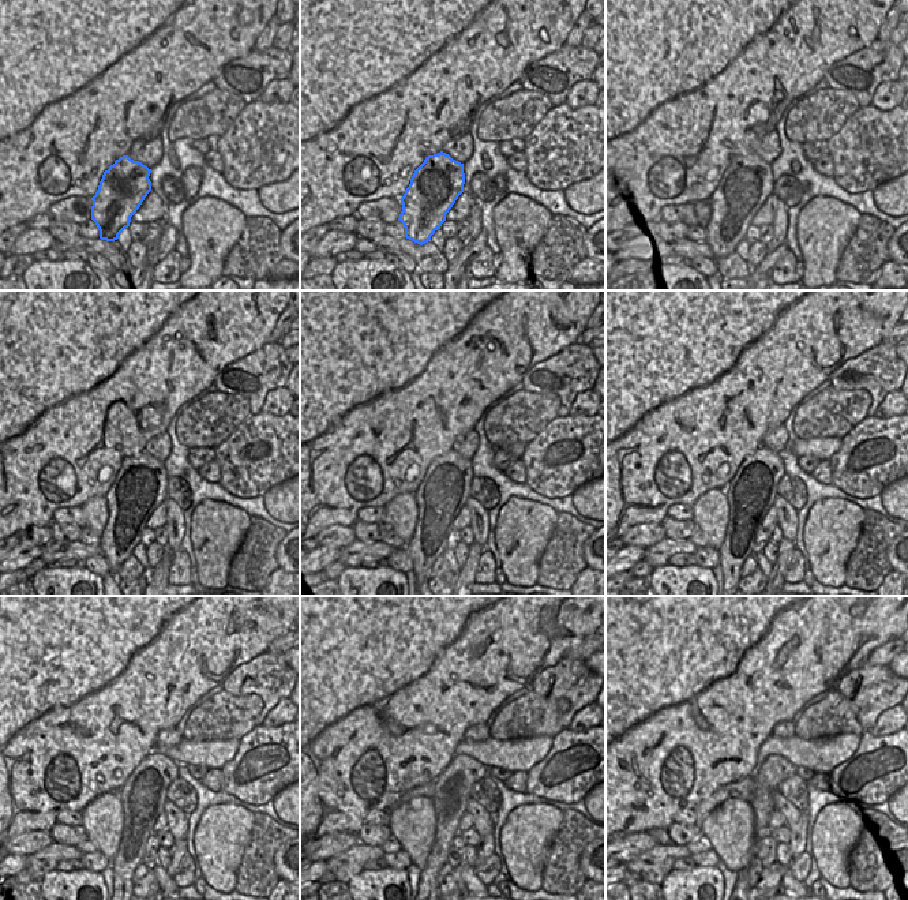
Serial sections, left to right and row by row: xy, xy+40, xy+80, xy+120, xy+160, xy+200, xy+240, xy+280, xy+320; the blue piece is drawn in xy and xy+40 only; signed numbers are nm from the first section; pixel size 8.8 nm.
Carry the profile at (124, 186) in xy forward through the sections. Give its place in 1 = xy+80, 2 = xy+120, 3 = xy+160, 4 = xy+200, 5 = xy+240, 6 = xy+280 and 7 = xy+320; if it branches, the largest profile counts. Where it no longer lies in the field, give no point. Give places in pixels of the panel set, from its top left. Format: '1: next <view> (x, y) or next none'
1: next xy+80 (747, 182)
2: next xy+120 (139, 487)
3: next xy+160 (446, 486)
4: next xy+200 (750, 494)
5: next xy+240 (143, 794)
6: next xy+280 (453, 786)
7: next xy+320 (775, 769)

